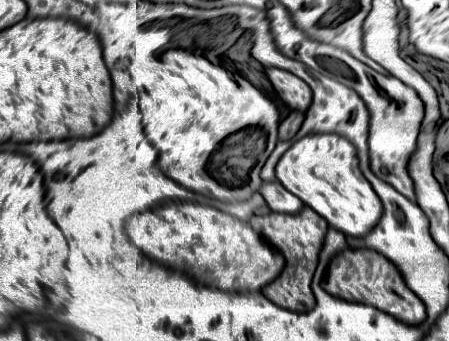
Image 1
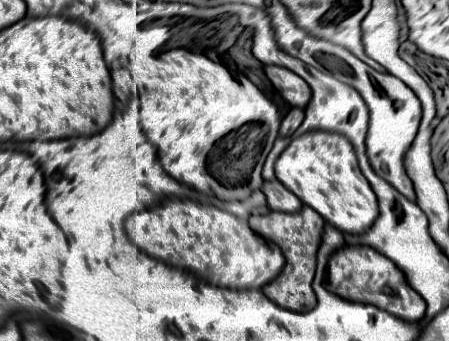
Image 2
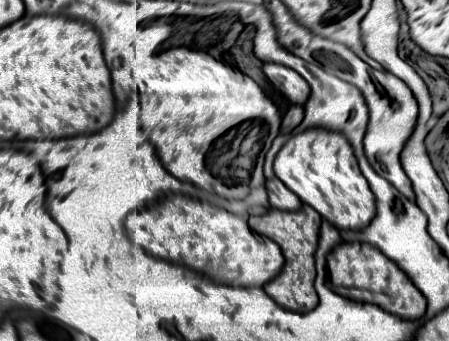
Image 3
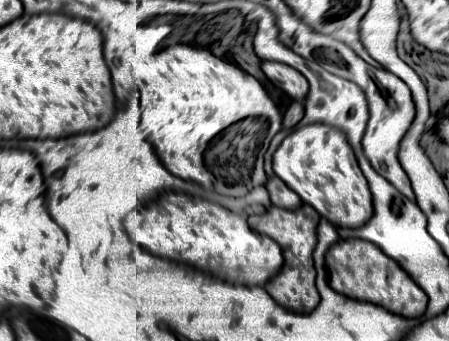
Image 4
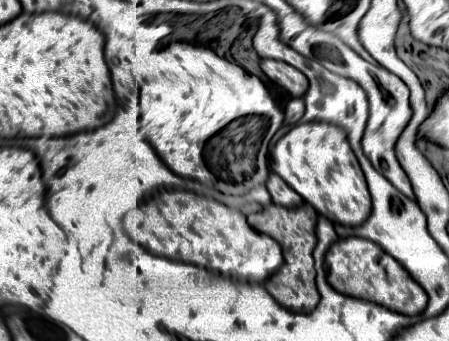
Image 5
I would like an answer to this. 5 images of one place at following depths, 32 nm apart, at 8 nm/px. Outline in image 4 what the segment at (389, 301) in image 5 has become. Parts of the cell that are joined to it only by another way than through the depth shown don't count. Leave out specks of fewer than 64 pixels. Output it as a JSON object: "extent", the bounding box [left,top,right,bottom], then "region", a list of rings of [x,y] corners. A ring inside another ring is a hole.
{"extent":[326,240,428,318],"region":[[[340,240],[326,254],[328,268],[328,284],[334,292],[378,304],[388,312],[394,312],[404,318],[420,318],[426,310],[428,296],[412,282],[412,278],[378,246],[364,240]]]}

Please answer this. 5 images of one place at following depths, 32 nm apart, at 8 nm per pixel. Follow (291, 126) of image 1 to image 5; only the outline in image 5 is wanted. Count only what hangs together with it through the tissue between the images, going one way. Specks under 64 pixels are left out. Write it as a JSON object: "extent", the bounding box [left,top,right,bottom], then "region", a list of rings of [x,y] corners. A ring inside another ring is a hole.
{"extent":[284,98,304,126],"region":[[[292,98],[286,106],[286,112],[284,112],[284,124],[292,126],[296,124],[304,114],[304,100],[302,98]]]}

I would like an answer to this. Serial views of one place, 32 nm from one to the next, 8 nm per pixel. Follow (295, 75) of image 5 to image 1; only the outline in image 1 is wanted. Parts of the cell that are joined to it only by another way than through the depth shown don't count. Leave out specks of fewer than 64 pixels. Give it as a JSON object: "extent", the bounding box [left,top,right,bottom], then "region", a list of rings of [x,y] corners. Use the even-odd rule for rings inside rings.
{"extent":[266,68,312,112],"region":[[[268,68],[266,76],[272,82],[274,90],[278,92],[280,100],[290,110],[298,110],[298,112],[308,110],[308,106],[312,102],[312,90],[310,90],[308,84],[304,84],[300,78],[292,76],[290,72],[278,70],[278,68]]]}

